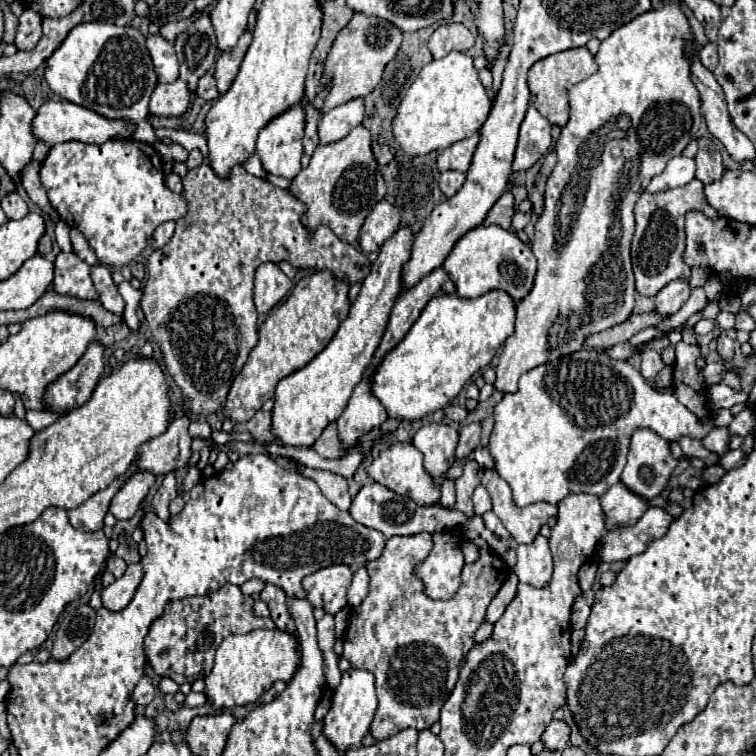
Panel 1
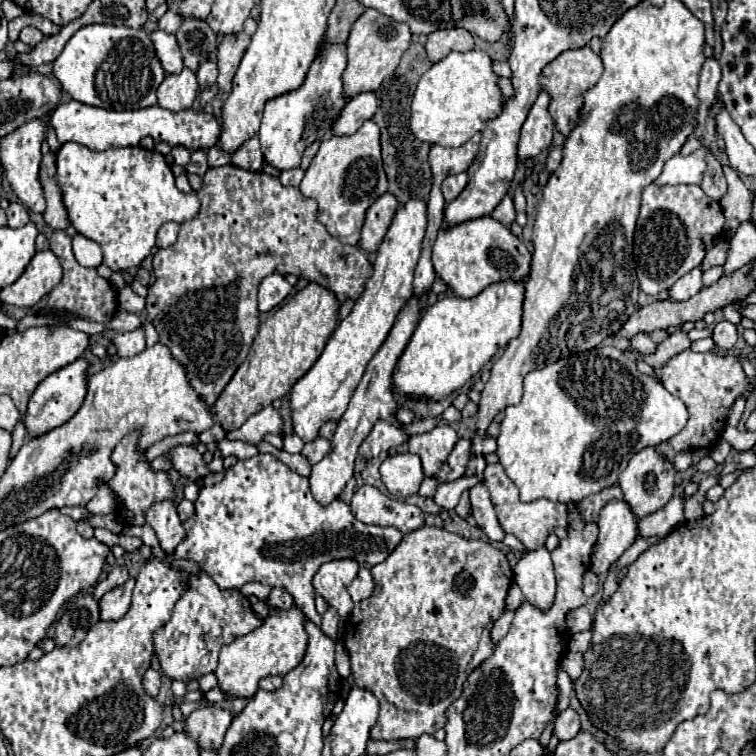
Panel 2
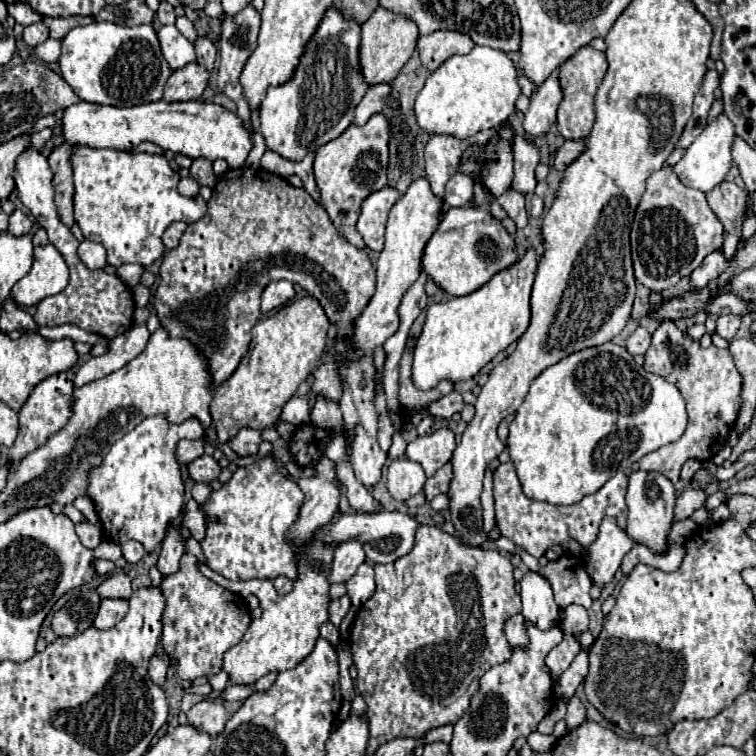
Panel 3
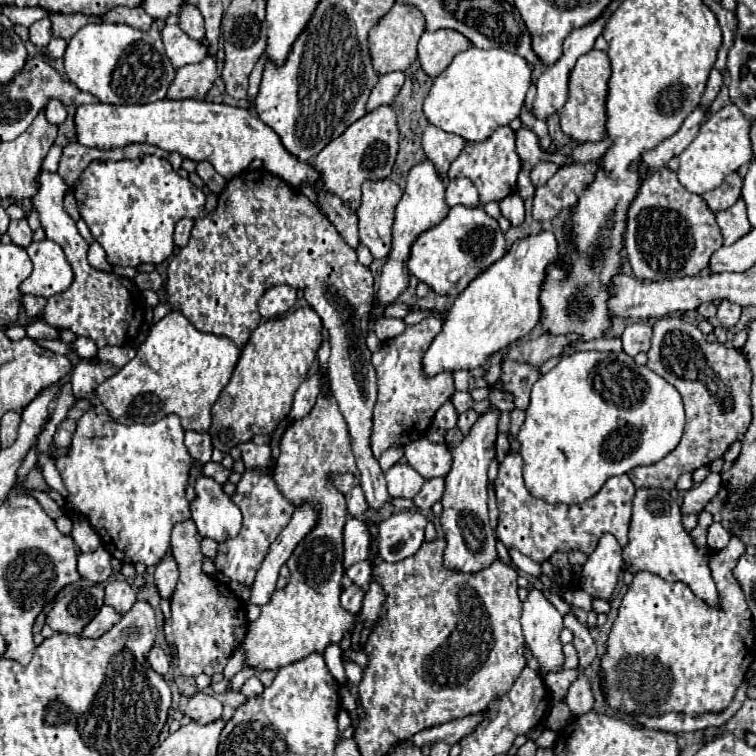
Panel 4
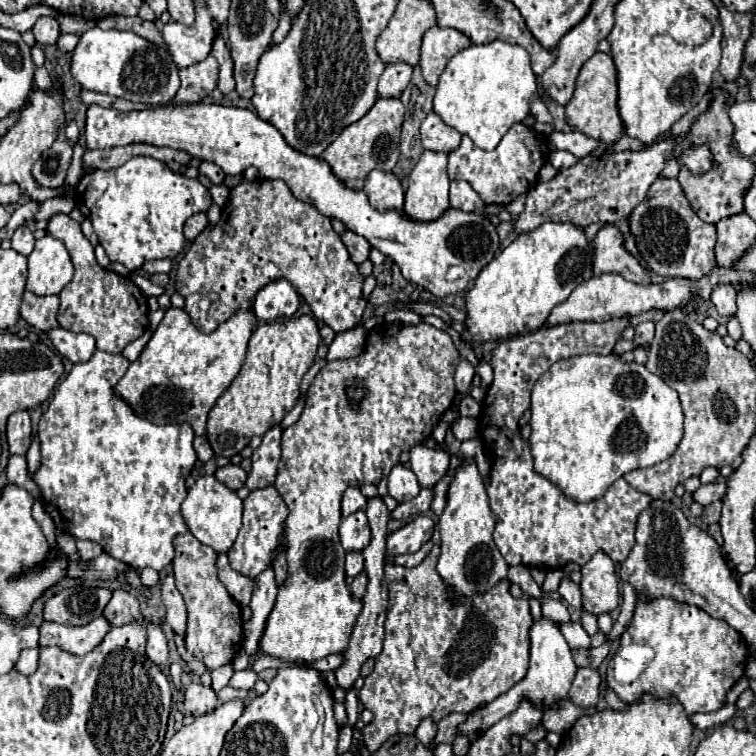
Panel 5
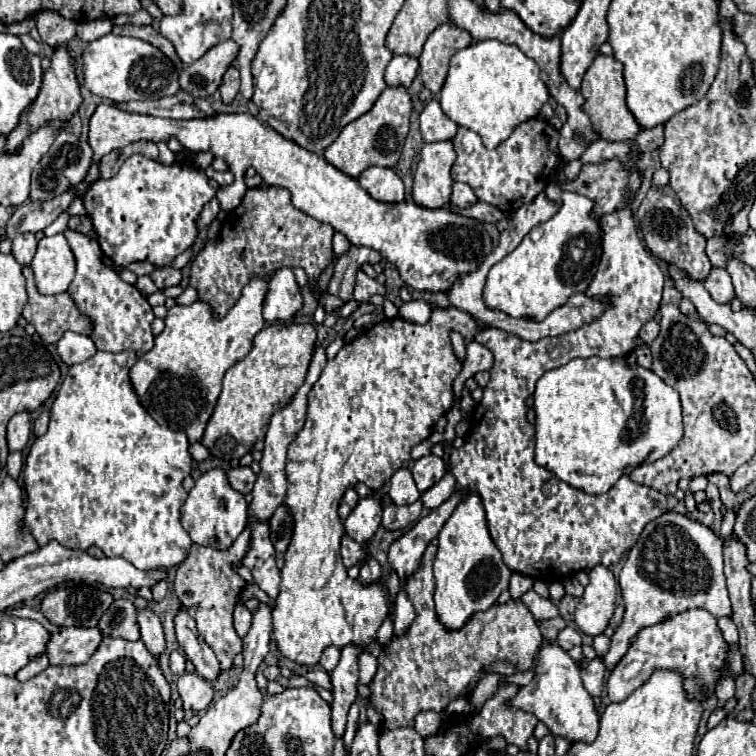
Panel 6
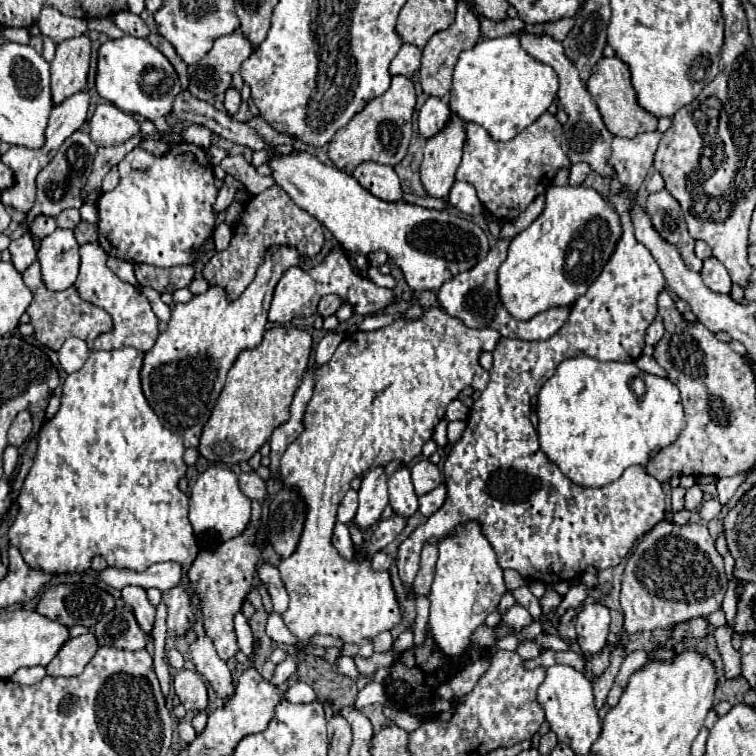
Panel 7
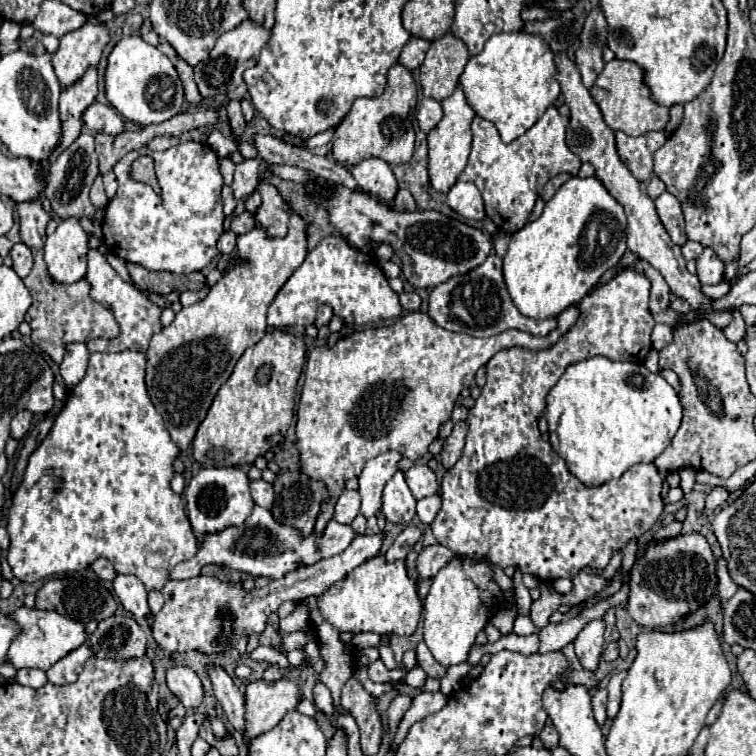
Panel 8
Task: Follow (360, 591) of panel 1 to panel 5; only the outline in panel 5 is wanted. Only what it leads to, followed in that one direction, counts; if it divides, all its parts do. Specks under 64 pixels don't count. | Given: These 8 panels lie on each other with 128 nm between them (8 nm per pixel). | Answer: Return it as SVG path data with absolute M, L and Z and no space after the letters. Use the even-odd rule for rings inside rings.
M348 552L348 556L346 556L346 574L348 576L358 576L360 572L364 572L362 552Z

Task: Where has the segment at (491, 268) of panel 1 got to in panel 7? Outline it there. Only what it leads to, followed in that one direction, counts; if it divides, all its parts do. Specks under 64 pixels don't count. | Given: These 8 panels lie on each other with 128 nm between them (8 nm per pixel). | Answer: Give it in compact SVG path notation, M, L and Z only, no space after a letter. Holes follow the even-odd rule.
M110 102L98 104L88 126L88 134L96 146L118 146L140 134L140 122ZM196 124L188 126L182 134L184 134L184 142L188 142L188 144L194 142L196 146L200 146L200 148L204 148L204 150L210 148L210 144L212 144L212 136L214 136L208 128L204 128L204 126L196 126ZM294 150L292 154L272 152L268 166L272 170L274 182L284 188L284 192L294 200L294 204L298 208L306 210L320 224L324 224L334 234L334 238L340 242L342 248L364 254L364 256L368 256L374 250L384 250L400 270L404 266L404 278L412 290L418 290L418 292L434 290L436 292L446 280L454 278L462 270L470 270L488 254L488 238L482 232L482 228L476 226L474 222L448 214L444 210L430 210L430 208L422 208L422 206L416 206L416 204L410 204L404 200L384 202L384 200L372 196L366 188L362 188L350 174L346 174L334 166L326 166L314 154L298 152L298 150Z

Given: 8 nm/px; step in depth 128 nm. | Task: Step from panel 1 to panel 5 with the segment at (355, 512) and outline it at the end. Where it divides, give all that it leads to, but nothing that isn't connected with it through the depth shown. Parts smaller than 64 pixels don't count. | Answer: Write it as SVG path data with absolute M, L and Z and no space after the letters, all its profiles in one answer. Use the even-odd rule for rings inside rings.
M348 488L342 496L342 516L346 518L364 508L366 508L366 498L362 496L362 492L358 488Z

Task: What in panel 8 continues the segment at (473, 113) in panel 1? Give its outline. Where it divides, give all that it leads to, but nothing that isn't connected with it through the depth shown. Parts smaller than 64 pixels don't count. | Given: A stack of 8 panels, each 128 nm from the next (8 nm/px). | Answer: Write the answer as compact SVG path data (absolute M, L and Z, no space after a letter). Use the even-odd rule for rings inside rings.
M502 32L490 36L484 50L468 58L458 82L474 114L490 120L500 132L502 142L508 144L534 126L546 108L552 106L560 96L560 84L556 82L554 74L554 52L548 48L548 44L544 44L544 40L540 40L540 36Z

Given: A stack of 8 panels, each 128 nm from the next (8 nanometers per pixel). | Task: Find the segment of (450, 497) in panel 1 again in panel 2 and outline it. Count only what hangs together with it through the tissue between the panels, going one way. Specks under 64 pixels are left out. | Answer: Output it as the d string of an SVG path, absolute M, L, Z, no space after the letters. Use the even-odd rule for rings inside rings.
M476 476L472 478L460 478L460 480L452 480L452 482L442 482L434 494L434 502L438 506L442 506L444 510L452 510L458 500L460 500L460 494L464 490L470 490L476 482L480 482Z

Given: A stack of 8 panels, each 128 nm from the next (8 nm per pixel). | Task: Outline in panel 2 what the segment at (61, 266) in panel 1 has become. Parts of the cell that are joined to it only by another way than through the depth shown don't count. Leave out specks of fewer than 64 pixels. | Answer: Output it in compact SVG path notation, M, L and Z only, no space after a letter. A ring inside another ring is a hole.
M54 230L54 236L50 238L50 250L60 260L64 274L62 274L60 284L48 294L46 306L48 308L56 308L56 310L76 312L84 320L94 320L94 322L110 320L116 314L116 306L118 306L116 290L112 288L112 284L108 280L100 278L96 274L96 268L84 268L84 266L80 266L76 262L74 254L72 254L72 238L64 230Z

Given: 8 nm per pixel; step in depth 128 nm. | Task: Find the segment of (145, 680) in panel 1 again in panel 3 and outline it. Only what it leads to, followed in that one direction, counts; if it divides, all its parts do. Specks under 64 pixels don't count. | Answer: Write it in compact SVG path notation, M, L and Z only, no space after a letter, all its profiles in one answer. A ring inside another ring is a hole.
M154 656L154 658L150 660L148 676L150 676L150 680L152 680L154 684L158 684L158 686L162 686L162 684L164 684L164 678L166 678L166 664L164 664L164 660L162 660L162 658Z

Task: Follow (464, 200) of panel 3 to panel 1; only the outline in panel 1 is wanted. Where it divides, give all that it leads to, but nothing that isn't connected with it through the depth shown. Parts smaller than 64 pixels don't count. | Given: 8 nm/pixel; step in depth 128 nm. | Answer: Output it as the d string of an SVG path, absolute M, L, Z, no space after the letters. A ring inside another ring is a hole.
M456 170L442 172L442 176L440 176L440 190L450 198L450 196L454 196L460 190L464 180L466 180L466 174L462 174L462 172L456 172Z

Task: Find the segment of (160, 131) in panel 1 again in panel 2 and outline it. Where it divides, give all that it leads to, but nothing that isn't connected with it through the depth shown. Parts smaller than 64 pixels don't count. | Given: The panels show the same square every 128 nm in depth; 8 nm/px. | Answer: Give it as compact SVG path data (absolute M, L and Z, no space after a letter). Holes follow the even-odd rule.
M218 145L209 148L207 155L210 167L220 167L231 163L231 155L224 152Z

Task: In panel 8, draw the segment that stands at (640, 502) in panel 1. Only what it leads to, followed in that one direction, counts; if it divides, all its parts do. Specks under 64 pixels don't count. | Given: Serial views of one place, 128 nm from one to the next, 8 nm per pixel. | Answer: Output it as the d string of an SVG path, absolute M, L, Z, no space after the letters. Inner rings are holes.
M590 620L576 636L574 646L576 646L576 656L580 660L580 664L588 670L596 670L598 662L600 662L600 654L602 654L602 646L604 646L604 620Z

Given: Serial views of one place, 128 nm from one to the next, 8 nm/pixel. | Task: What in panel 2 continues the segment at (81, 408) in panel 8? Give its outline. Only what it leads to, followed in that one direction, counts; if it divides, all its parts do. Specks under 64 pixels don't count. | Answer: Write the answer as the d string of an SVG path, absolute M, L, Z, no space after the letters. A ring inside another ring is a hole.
M138 432L130 434L120 442L116 452L112 454L112 460L118 470L114 478L108 482L108 486L118 494L118 502L120 502L118 512L126 524L144 524L146 522L144 508L148 508L148 504L154 504L156 500L174 498L174 486L170 484L170 478L166 476L166 472L152 472L150 464L144 460L144 452L136 450L136 442L138 442Z

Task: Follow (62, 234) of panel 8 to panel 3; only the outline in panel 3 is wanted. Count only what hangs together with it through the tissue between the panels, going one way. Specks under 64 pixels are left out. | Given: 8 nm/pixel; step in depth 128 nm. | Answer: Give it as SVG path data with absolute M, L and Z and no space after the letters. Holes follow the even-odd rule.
M52 244L34 248L34 264L32 270L14 284L10 296L16 304L22 306L34 306L46 296L54 296L62 292L68 284L68 266L64 264L64 258Z

